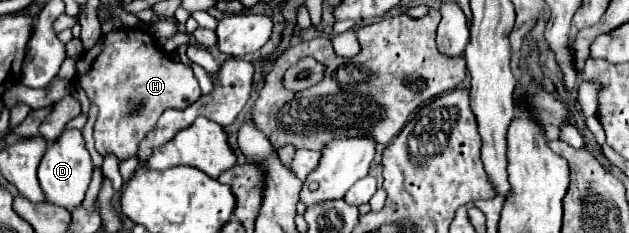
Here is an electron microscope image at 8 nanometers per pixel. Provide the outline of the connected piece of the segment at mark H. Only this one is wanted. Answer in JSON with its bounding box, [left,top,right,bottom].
[77,28,201,160]

